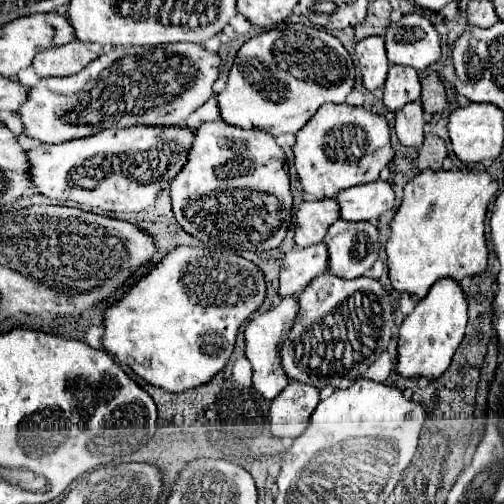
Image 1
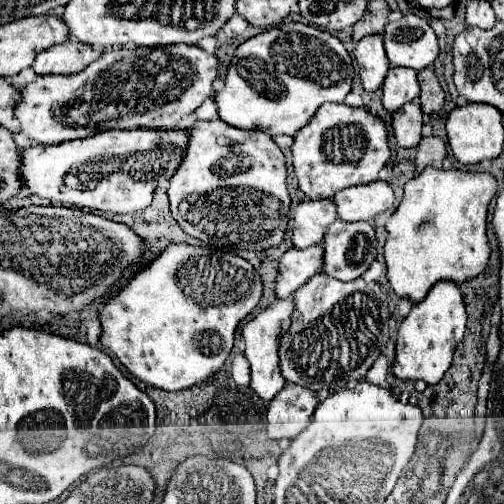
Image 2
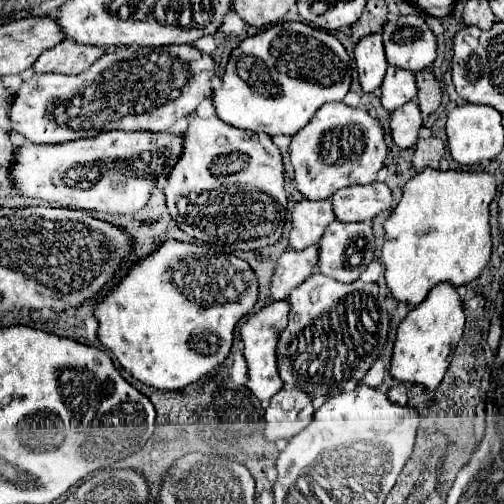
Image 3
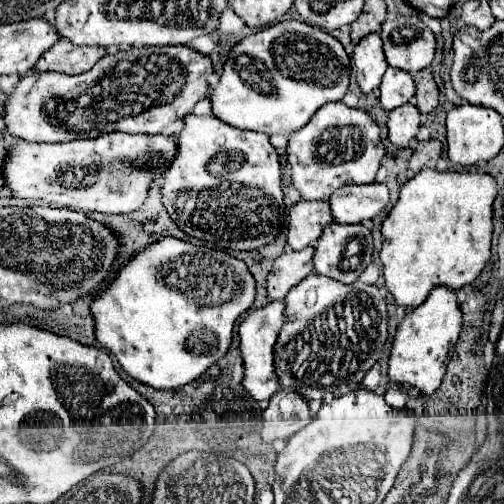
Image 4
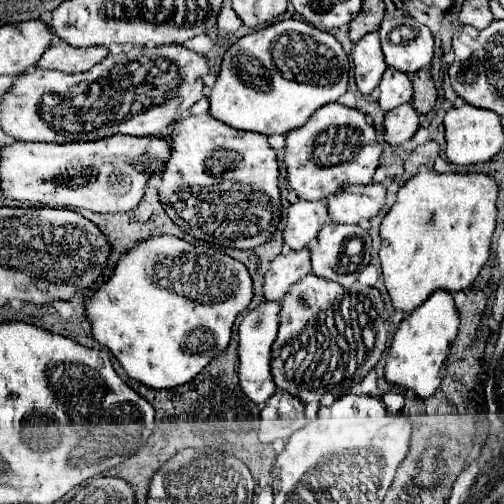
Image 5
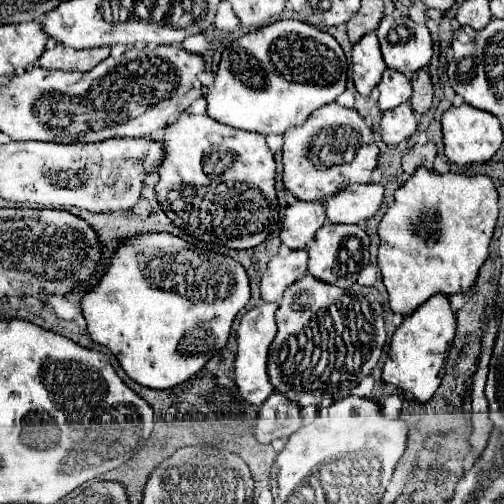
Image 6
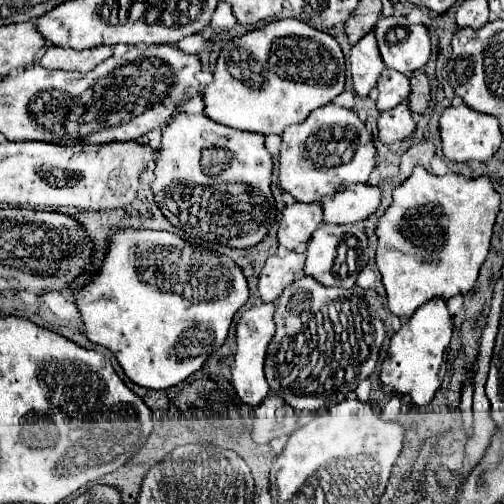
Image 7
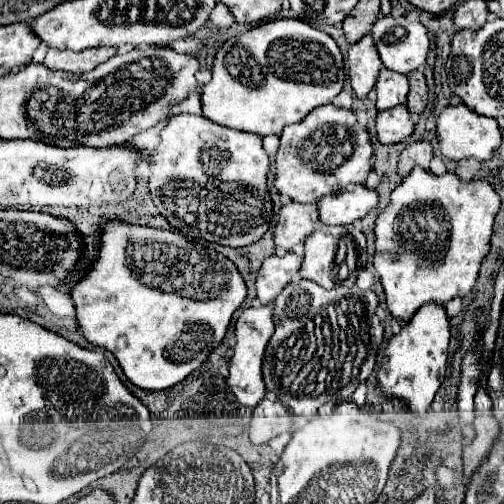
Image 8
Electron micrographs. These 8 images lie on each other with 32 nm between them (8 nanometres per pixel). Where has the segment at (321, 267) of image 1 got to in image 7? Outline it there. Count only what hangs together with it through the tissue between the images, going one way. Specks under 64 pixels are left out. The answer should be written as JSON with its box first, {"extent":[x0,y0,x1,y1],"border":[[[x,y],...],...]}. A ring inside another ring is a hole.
{"extent":[258,252,304,302],"border":[[[288,252],[286,256],[270,256],[260,274],[258,292],[262,302],[276,302],[280,292],[304,270],[304,254]]]}

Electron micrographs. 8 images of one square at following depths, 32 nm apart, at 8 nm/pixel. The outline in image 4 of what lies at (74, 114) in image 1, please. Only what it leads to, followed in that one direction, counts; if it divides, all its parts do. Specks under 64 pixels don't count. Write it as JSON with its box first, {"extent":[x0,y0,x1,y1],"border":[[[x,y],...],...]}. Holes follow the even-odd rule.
{"extent":[4,46,214,142],"border":[[[144,46],[106,54],[88,72],[68,76],[60,72],[34,72],[20,80],[14,94],[4,104],[4,122],[10,134],[28,142],[70,142],[78,138],[96,138],[106,132],[166,132],[170,122],[184,118],[208,96],[208,76],[214,72],[212,60],[188,46]]]}

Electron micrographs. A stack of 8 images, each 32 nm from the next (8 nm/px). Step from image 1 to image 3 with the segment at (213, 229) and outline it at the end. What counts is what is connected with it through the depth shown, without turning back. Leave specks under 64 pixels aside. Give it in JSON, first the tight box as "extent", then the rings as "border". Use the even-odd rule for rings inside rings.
{"extent":[164,118,286,250],"border":[[[194,118],[184,132],[182,158],[164,188],[170,216],[192,238],[224,250],[260,250],[276,244],[286,224],[272,224],[270,212],[286,212],[284,162],[264,132],[238,130],[220,118]]]}

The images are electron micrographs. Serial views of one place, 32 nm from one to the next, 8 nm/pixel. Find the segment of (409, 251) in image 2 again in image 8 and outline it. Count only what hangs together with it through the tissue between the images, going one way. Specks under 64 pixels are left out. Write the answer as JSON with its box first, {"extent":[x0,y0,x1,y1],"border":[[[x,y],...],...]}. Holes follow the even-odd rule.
{"extent":[374,168,500,320],"border":[[[414,168],[410,176],[390,194],[390,204],[376,220],[376,254],[374,268],[384,286],[386,304],[394,318],[410,320],[414,312],[426,304],[446,304],[456,296],[466,296],[476,284],[480,264],[490,250],[490,236],[500,196],[488,180],[460,180],[456,174],[434,176],[424,168]]]}

